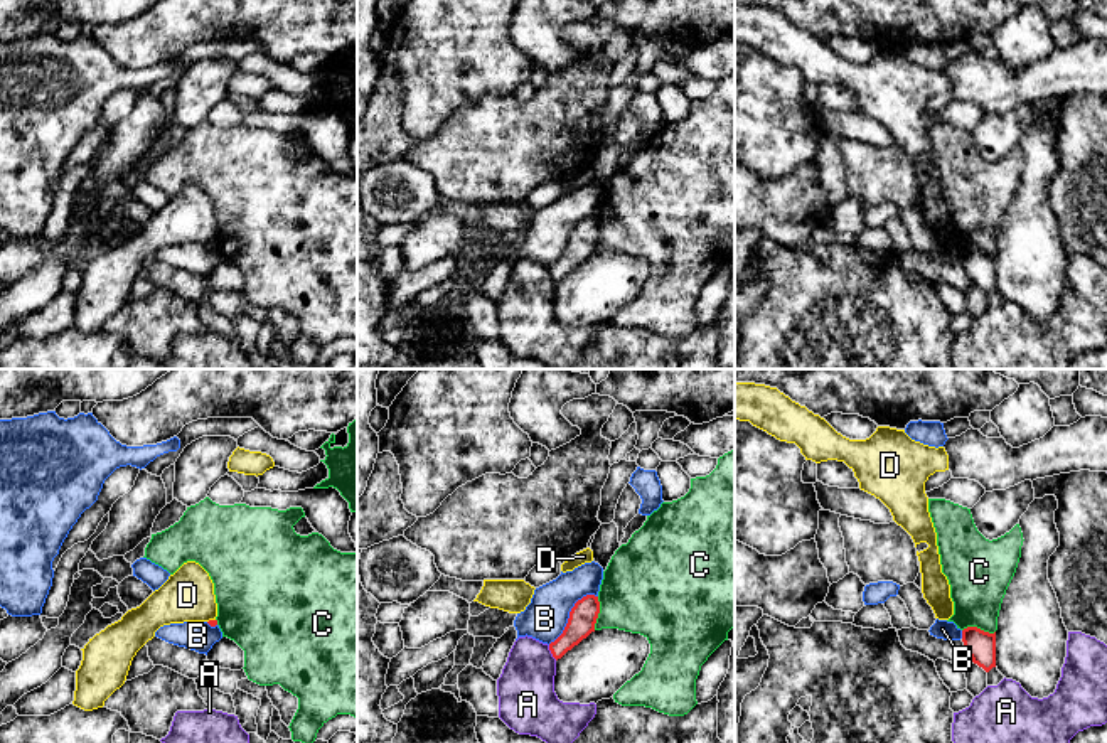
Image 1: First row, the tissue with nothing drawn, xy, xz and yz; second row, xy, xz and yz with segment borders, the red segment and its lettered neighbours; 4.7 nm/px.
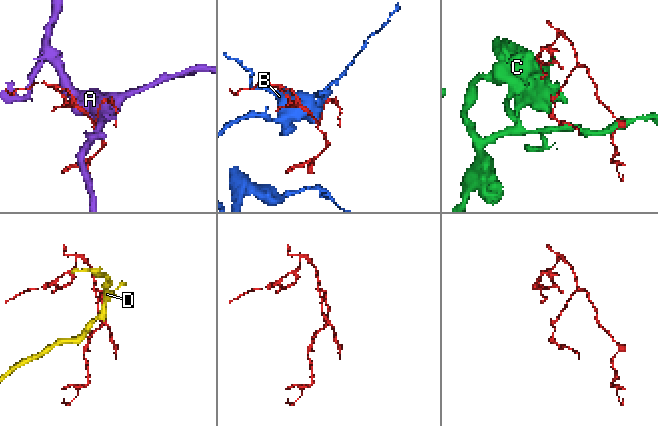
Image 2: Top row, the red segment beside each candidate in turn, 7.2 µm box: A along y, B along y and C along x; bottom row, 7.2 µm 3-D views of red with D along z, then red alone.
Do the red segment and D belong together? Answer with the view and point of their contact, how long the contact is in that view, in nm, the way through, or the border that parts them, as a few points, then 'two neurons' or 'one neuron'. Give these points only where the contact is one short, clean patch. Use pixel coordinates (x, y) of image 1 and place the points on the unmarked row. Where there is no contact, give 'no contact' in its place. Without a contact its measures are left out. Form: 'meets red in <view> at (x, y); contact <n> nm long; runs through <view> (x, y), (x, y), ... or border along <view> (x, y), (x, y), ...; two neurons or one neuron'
meets red in xy at (211, 243); contact 40 nm long; border along xy (214, 241), (208, 245); two neurons

